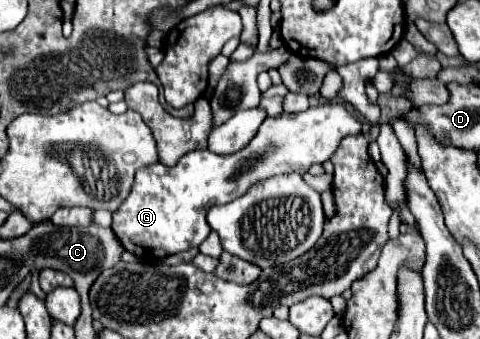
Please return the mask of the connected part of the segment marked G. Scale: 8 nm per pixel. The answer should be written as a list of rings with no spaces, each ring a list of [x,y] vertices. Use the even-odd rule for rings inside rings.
[[[342,104],[310,106],[298,114],[268,116],[250,144],[238,154],[220,156],[210,150],[198,150],[186,154],[174,168],[160,162],[150,164],[138,170],[130,196],[112,214],[112,230],[124,250],[138,258],[166,258],[200,246],[212,230],[206,222],[206,212],[212,206],[240,198],[262,178],[286,172],[304,174],[312,164],[324,164],[332,158],[340,140],[358,134],[360,128],[360,118]]]

